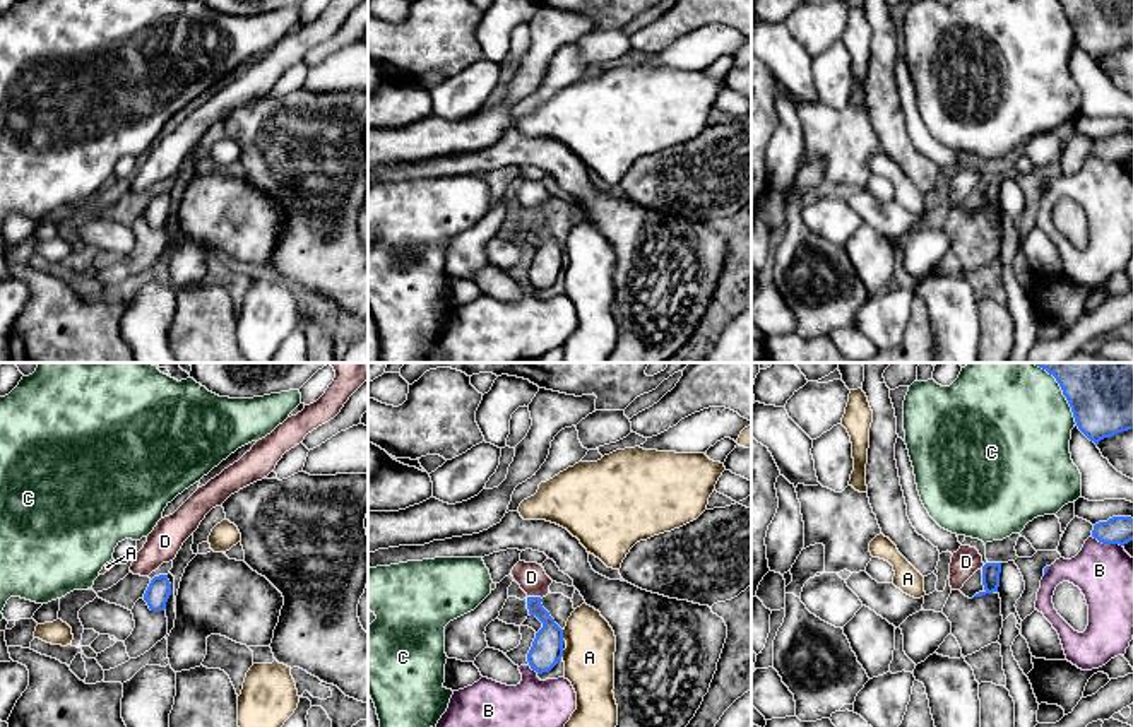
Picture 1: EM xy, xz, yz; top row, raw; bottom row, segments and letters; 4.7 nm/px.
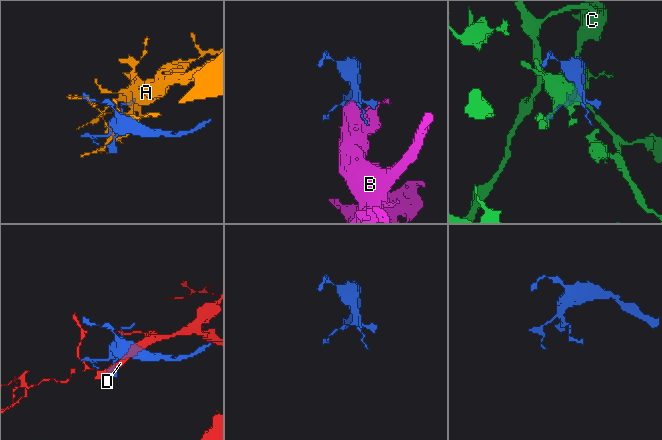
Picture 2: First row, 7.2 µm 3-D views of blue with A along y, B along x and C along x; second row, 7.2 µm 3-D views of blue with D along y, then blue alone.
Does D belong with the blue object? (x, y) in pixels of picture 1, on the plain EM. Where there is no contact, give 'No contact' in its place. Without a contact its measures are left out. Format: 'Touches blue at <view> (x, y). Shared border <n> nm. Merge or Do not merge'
Touches blue at xz (534, 214). Shared border 70 nm. Do not merge

